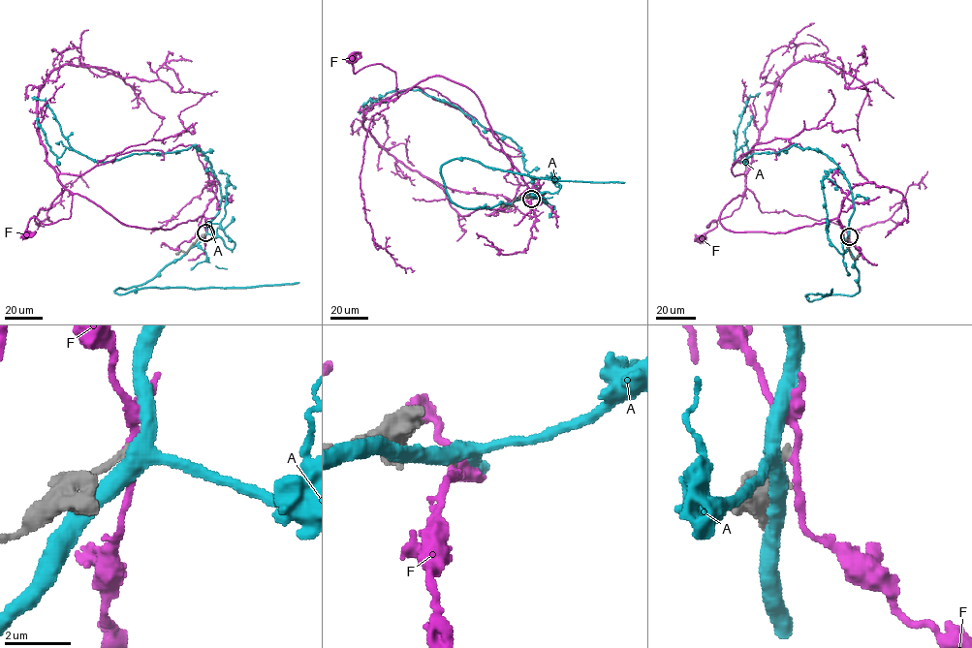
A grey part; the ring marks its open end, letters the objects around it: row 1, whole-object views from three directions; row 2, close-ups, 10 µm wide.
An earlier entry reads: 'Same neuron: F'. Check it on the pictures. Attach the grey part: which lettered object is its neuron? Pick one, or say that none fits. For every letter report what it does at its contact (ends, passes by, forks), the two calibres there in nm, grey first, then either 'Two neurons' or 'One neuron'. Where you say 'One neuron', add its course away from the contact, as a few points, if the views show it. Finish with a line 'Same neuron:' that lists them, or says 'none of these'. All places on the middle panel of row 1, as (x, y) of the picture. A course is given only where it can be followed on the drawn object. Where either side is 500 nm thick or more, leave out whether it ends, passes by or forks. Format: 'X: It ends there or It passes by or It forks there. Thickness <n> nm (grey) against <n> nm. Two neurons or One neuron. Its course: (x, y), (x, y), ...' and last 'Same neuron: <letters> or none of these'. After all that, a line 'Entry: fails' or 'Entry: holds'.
A: It passes by. Thickness 280 nm (grey) against 480 nm. Two neurons
F: It passes by. Thickness 240 nm (grey) against 200 nm. Two neurons
Same neuron: none of these
Entry: fails

